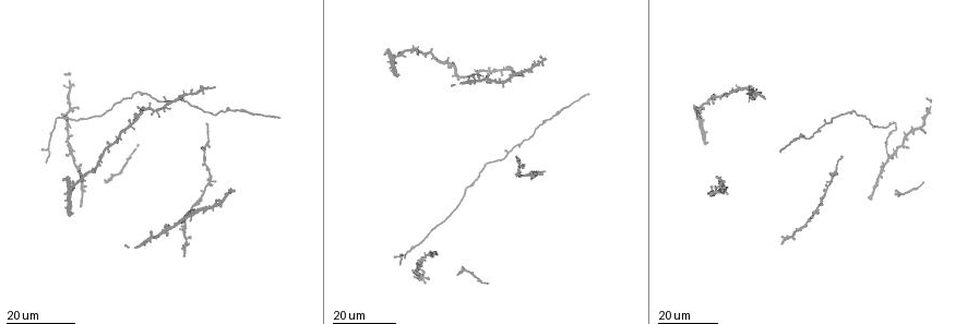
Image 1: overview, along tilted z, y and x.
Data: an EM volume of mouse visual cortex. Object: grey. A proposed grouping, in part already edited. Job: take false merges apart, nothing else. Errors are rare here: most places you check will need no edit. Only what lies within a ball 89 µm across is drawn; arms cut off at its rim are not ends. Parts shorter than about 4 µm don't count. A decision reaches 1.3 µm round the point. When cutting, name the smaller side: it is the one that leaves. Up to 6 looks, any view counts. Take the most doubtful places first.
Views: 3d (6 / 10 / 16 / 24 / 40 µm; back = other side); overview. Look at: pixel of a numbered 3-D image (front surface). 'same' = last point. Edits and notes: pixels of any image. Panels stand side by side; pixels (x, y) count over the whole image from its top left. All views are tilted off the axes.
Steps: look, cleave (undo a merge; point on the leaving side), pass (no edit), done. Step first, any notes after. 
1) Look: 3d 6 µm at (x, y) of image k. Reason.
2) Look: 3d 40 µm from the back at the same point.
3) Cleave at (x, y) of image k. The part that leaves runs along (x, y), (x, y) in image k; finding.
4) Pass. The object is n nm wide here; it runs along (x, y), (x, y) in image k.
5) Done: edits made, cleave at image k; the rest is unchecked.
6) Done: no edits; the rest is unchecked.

Look: 3d 16 µm at (546, 123) of image 1.

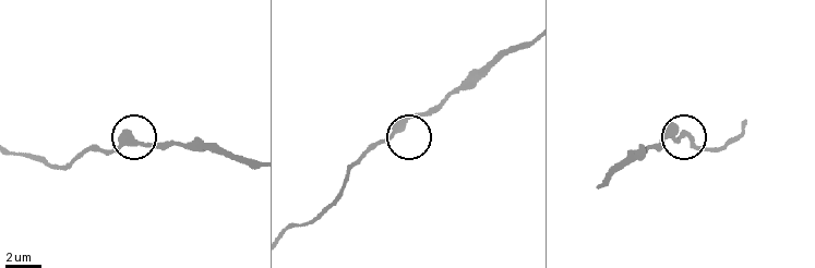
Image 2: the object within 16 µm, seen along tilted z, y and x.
Look: 3d 6 µm at (402, 124) of image 2. Closer look.

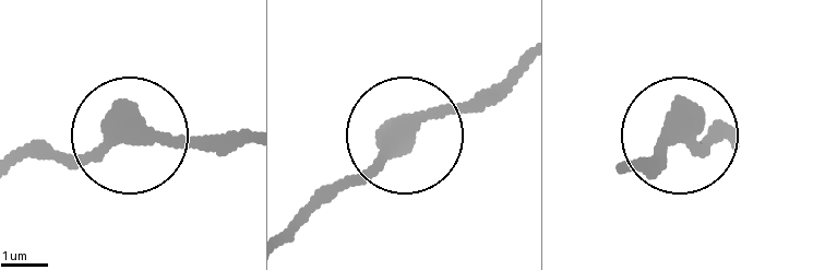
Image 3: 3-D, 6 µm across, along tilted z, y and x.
Pass. One neuron here.

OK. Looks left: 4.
Look: 3d 24 µm at (405, 256) of image 1.

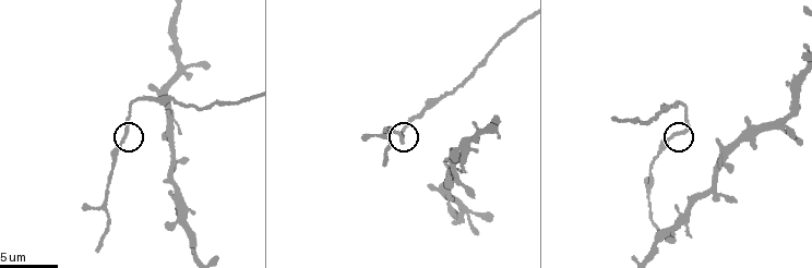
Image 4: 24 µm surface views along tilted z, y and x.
Look: 3d 6 µm at (402, 142) of image 4.

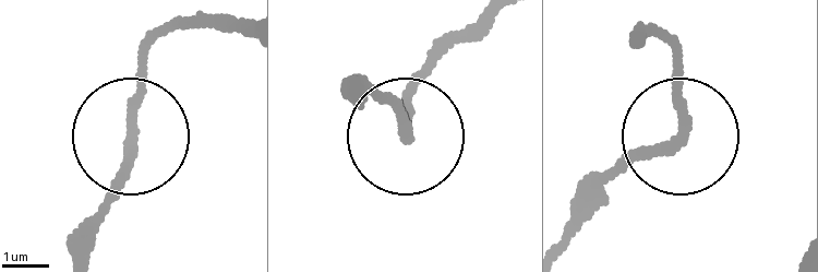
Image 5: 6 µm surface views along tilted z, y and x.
Pass. The side arm is 14 µm long; it runs along (471, 25), (410, 92), (405, 133), (397, 114), (349, 84) in image 5; all the same neuron.

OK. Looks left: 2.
Look: 3d 6 µm at (730, 154) of image 4. Looks like a crossing.

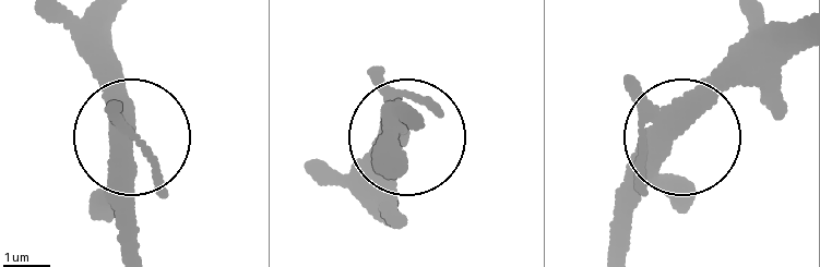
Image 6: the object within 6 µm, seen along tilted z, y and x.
Look: 3d 6 µm from the back at (677, 128) of image 6.

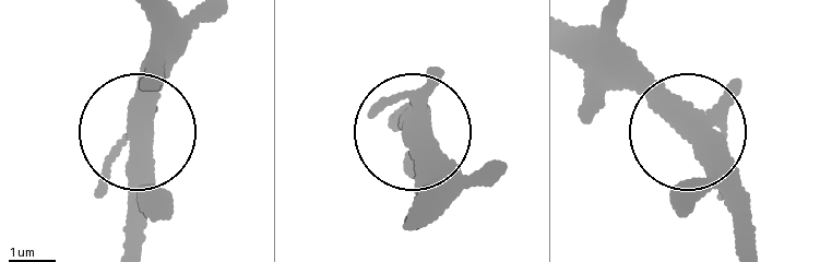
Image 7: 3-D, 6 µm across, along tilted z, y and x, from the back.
Pass. The object is 370 nm wide here; one neuron here.

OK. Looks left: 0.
Done: no edits; the rest is unchecked.

